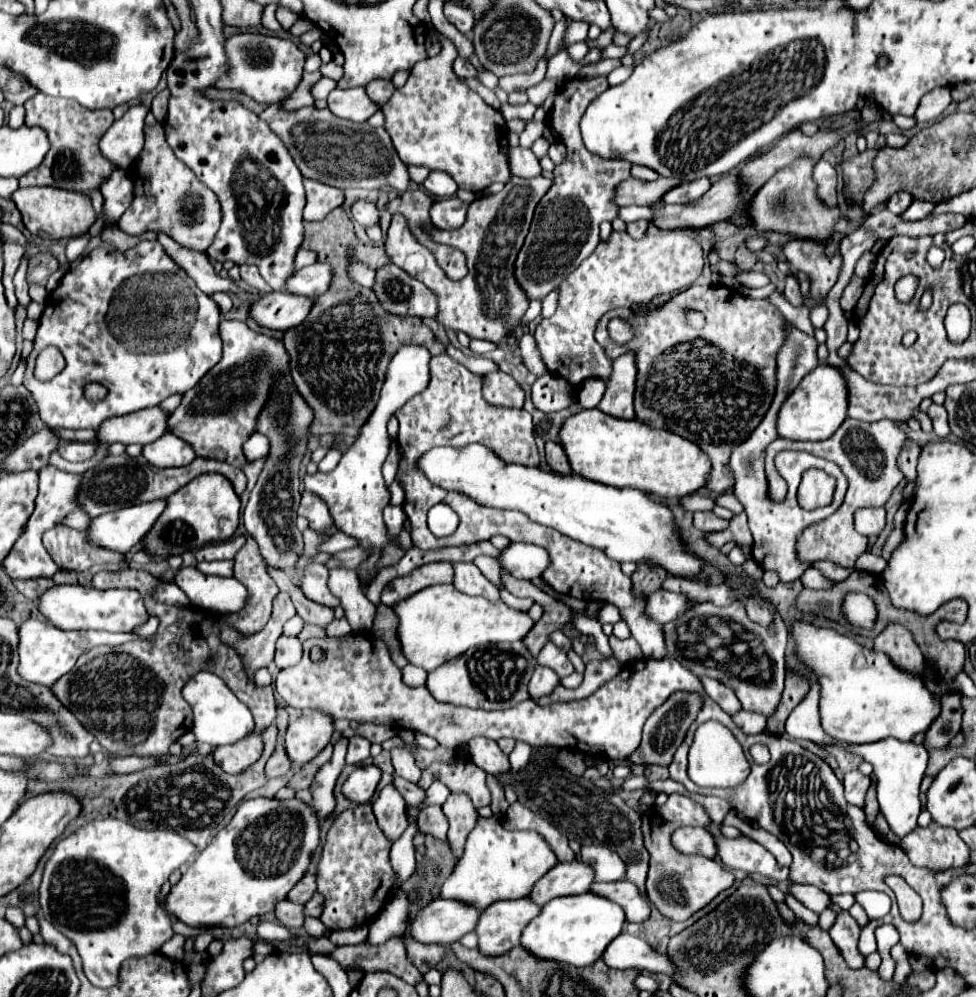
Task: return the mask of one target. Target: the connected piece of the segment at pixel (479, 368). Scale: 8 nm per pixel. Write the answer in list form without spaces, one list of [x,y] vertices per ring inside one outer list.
[[[451,344],[446,345],[446,353],[449,353],[453,359],[457,359],[459,363],[463,363],[473,373],[487,373],[487,371],[497,371],[499,369],[499,365],[493,359],[467,355],[467,353],[463,353]]]

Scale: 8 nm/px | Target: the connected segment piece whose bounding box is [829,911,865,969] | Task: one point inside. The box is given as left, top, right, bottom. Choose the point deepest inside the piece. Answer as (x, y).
(845, 933)

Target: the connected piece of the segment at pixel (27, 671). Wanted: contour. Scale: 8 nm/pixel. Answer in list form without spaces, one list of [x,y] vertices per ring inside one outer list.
[[[27,619],[19,627],[19,675],[29,683],[43,683],[51,687],[59,677],[71,671],[77,657],[87,653],[91,647],[109,645],[117,647],[133,639],[153,641],[153,637],[139,637],[135,633],[107,633],[107,631],[63,631],[51,623],[41,623],[37,619]]]

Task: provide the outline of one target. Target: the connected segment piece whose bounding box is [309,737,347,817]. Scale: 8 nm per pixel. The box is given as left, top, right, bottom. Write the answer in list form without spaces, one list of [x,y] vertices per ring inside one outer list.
[[[341,737],[333,745],[333,757],[317,771],[309,791],[313,795],[313,809],[317,811],[319,817],[327,817],[333,807],[335,807],[335,797],[333,797],[333,787],[335,781],[345,767],[345,753],[347,753],[347,739]]]

